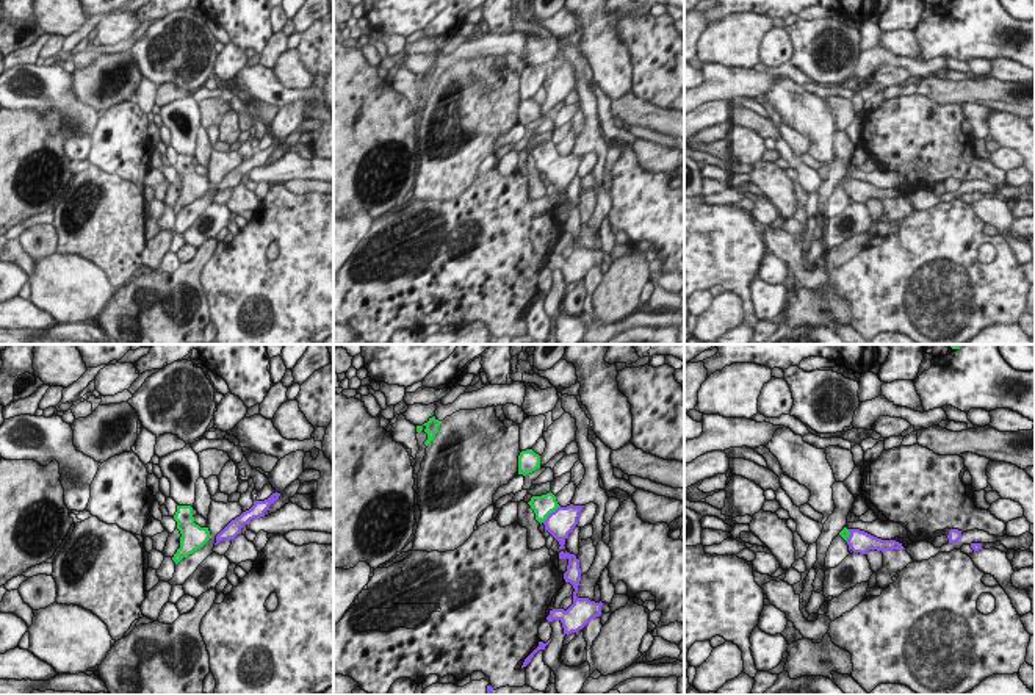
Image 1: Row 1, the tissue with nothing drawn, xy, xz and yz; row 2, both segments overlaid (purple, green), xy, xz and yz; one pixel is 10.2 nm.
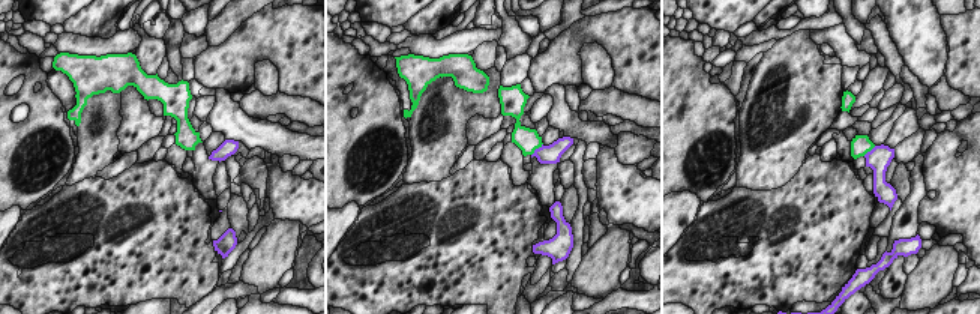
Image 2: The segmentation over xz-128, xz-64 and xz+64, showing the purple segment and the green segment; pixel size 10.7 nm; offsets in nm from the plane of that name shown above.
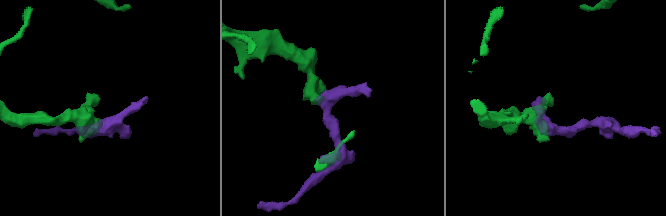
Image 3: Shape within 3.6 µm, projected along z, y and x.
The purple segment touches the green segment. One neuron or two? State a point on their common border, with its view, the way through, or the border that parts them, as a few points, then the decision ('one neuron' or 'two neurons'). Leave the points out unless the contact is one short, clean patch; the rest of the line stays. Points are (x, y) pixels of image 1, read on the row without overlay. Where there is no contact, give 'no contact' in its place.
contact xz (550, 163); way xz (559, 172), (550, 163), (542, 155); one neuron

